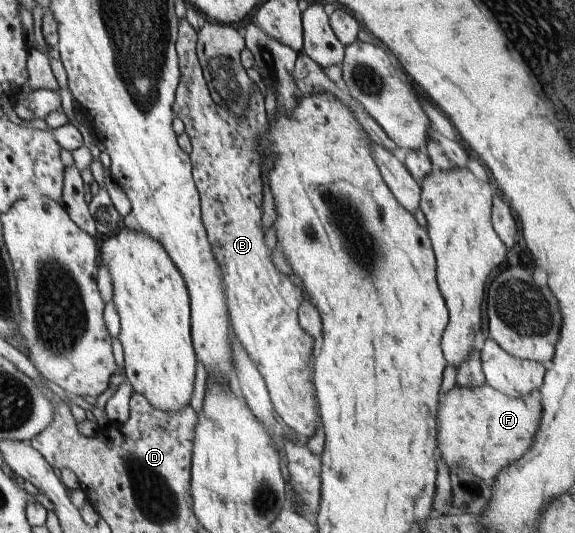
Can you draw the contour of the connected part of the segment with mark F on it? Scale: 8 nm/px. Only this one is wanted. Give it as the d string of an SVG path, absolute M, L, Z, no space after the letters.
M457 383L450 390L441 393L438 401L438 410L436 411L438 425L438 434L436 435L437 456L440 456L449 471L453 468L467 470L491 486L501 469L521 457L530 448L538 430L537 421L540 421L541 414L542 403L538 393L512 398L493 389L487 383L474 388L459 386Z

